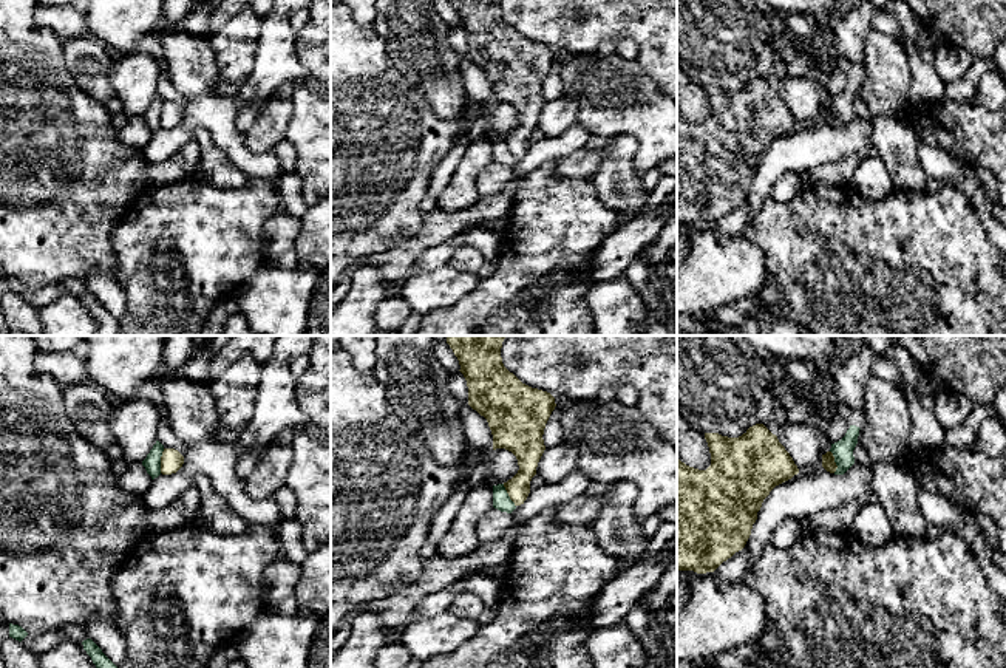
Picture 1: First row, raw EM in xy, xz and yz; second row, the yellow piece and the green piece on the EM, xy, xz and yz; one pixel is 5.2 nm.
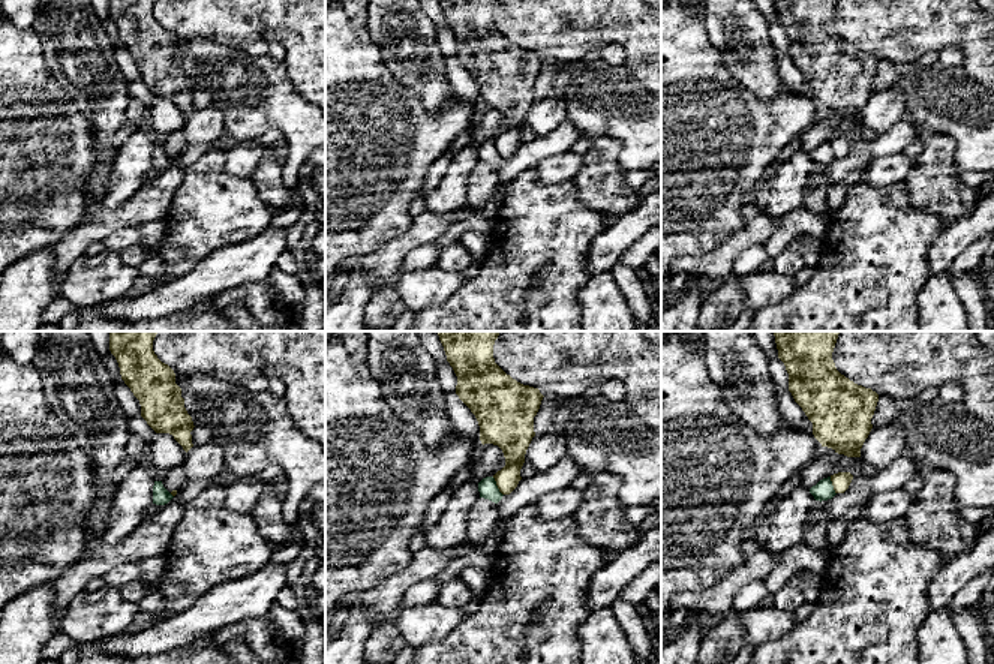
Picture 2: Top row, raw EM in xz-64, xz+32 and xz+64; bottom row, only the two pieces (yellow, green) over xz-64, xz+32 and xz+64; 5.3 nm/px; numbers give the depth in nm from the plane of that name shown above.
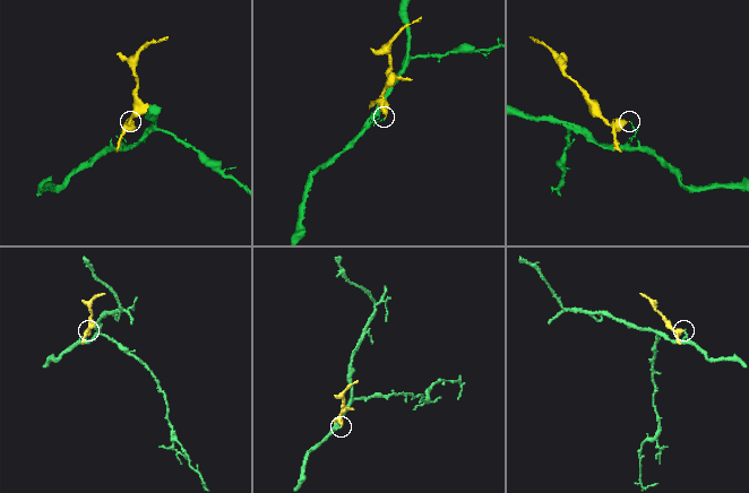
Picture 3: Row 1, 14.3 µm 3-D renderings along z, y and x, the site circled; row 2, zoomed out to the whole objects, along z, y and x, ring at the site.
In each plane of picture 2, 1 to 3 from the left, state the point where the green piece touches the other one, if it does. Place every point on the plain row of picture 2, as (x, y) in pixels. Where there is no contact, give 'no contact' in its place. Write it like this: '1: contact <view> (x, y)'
1: no contact
2: contact xz+32 (496, 149)
3: contact xz+64 (834, 150)

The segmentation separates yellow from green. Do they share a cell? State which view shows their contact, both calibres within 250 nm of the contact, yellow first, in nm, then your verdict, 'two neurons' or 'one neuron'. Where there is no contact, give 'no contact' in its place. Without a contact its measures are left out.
meets yellow in xy; 110 nm thick on the yellow side, 90 nm on the other; two neurons

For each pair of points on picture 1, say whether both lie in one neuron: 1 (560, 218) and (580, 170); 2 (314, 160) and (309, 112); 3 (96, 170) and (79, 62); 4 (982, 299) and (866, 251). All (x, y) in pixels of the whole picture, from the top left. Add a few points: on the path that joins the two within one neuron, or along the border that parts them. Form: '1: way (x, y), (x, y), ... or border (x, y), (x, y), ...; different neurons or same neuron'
1: border (555, 161), (555, 173), (560, 178), (587, 180); different neurons
2: way (314, 147), (314, 124); same neuron
3: border (64, 59), (71, 79), (102, 104); different neurons
4: way (952, 299), (914, 299), (895, 280); same neuron

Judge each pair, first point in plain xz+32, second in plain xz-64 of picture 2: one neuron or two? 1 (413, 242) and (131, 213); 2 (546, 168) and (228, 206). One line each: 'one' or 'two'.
1: one
2: two

